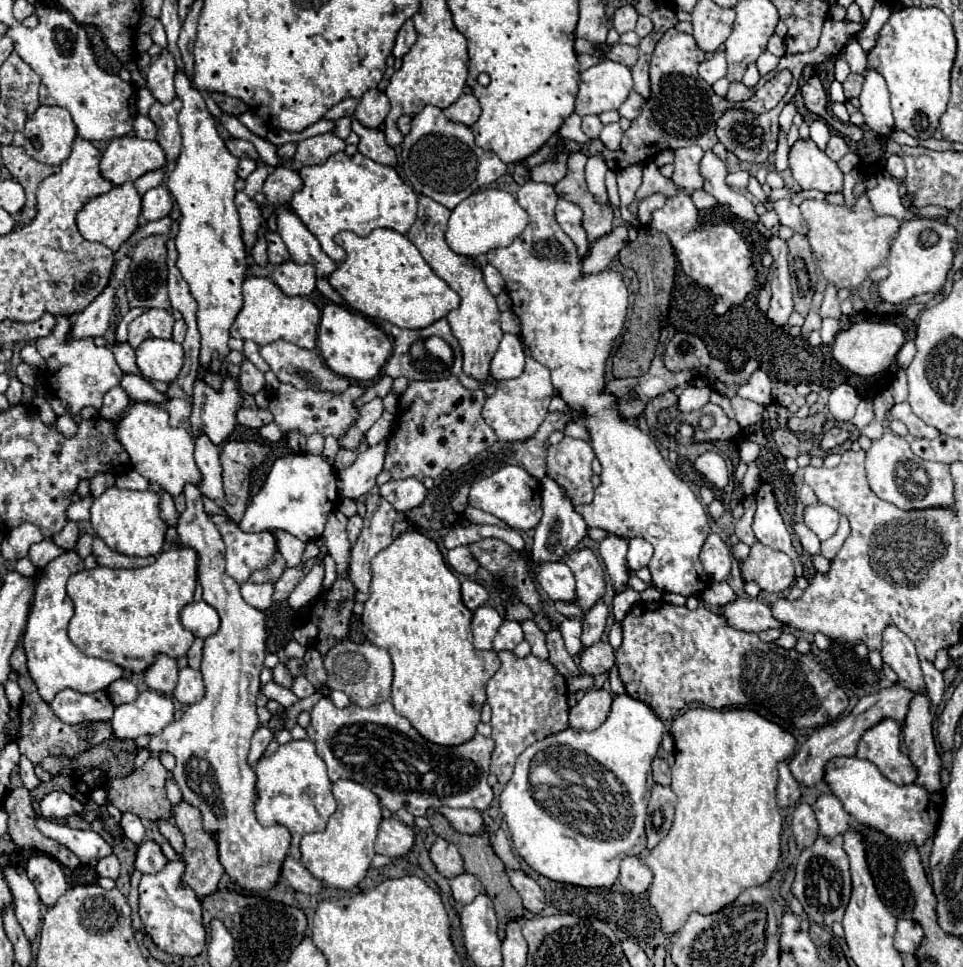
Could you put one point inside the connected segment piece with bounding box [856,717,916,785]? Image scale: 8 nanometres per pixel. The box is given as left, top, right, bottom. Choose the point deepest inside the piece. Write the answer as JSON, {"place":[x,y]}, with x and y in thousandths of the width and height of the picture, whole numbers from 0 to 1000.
{"place":[913,769]}

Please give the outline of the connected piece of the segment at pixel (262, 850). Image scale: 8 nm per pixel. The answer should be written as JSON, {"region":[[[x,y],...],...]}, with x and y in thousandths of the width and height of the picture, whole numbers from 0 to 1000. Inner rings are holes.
{"region":[[[195,499],[191,504],[191,514],[193,514],[193,528],[185,537],[185,555],[189,564],[199,566],[206,570],[206,601],[212,609],[212,622],[220,626],[226,636],[228,636],[228,650],[212,661],[212,679],[210,679],[210,700],[214,708],[214,719],[208,727],[201,727],[193,733],[187,746],[177,748],[170,752],[166,760],[160,760],[154,768],[154,777],[177,777],[183,783],[183,793],[181,793],[181,804],[183,810],[189,818],[189,826],[208,837],[212,845],[212,859],[220,863],[226,876],[226,888],[237,903],[237,907],[247,913],[253,919],[260,921],[278,921],[289,913],[289,907],[293,903],[293,890],[299,886],[301,878],[301,859],[295,853],[282,853],[274,855],[268,851],[264,843],[264,826],[266,826],[266,801],[262,793],[255,789],[258,772],[260,772],[260,762],[268,754],[268,739],[266,739],[266,719],[270,717],[270,694],[274,690],[274,677],[276,677],[276,642],[274,634],[262,626],[258,626],[251,619],[249,605],[233,593],[233,559],[231,553],[226,551],[226,545],[222,539],[216,535],[212,528],[210,520],[210,510],[206,508],[204,502]]]}

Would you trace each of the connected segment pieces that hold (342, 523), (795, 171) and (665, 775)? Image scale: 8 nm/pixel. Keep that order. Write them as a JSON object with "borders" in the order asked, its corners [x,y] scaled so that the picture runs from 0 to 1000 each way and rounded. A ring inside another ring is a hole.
{"borders":[[[[347,528],[341,535],[339,549],[334,553],[341,572],[349,580],[351,593],[357,590],[357,586],[361,586],[361,574],[363,574],[363,562],[361,562],[361,555],[359,555],[359,539],[361,537],[353,528]]],[[[829,146],[820,156],[820,177],[833,195],[874,200],[876,181],[845,146]]],[[[679,783],[677,785],[677,801],[679,801],[679,808],[685,810],[685,812],[696,812],[696,793],[692,789],[690,783]]]]}

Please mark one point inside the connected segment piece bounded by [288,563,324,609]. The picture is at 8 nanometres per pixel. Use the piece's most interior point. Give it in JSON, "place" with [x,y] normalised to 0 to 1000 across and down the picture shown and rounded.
{"place":[323,605]}

